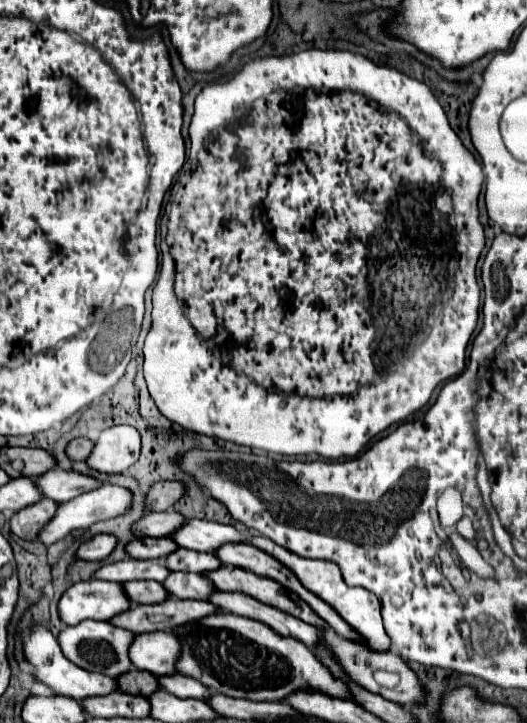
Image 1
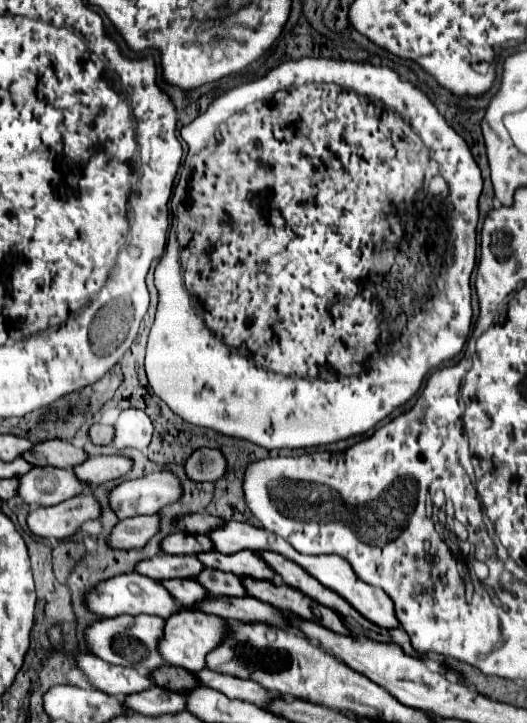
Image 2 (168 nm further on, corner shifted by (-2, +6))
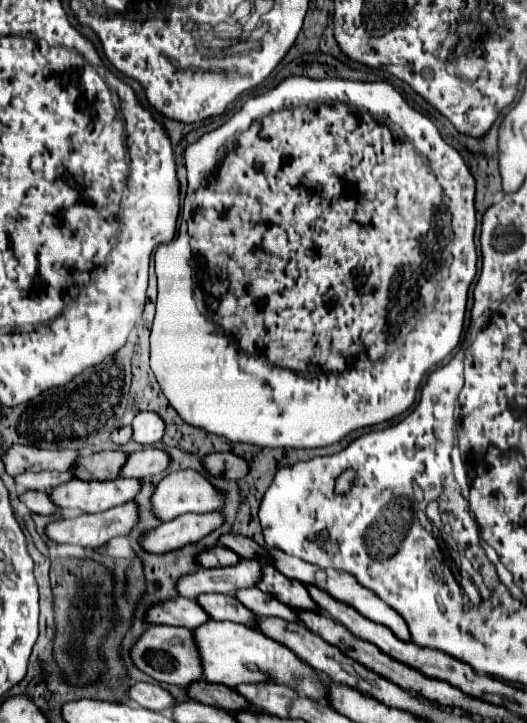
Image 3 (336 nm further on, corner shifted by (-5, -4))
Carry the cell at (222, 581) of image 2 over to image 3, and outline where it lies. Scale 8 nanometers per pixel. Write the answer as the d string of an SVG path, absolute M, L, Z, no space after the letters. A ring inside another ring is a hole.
M241 589L241 591L235 591L233 597L237 601L241 601L255 615L273 615L273 617L281 617L287 621L297 621L297 615L291 607L279 603L275 597L259 591L259 589Z

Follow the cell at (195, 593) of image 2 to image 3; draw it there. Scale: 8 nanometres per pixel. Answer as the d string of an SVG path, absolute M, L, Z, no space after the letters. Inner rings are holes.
M209 593L209 595L199 595L197 601L199 607L215 621L233 621L233 623L243 623L247 627L255 627L255 615L247 611L231 595Z

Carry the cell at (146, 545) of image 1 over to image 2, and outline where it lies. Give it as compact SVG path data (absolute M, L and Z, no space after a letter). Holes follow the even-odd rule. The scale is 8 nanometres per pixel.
M172 533L162 541L162 551L170 555L198 555L212 549L212 539L196 533Z

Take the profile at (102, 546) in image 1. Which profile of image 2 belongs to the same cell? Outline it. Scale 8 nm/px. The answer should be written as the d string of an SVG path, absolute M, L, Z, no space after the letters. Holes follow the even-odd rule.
M160 515L122 519L112 529L108 543L116 549L142 549L160 531Z

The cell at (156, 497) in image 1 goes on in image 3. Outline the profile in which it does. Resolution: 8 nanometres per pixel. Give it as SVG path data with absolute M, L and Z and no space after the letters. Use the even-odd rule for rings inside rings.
M211 453L201 459L203 467L211 477L223 477L227 481L237 481L247 475L247 463L233 453Z

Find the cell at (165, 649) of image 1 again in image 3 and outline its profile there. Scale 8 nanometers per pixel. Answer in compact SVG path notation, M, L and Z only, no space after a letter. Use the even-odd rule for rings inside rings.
M209 619L201 627L193 629L191 633L193 633L193 641L203 667L203 677L209 683L235 687L239 683L267 681L265 675L269 673L273 683L287 683L301 695L307 695L317 701L325 699L325 681L315 673L315 669L301 663L299 657L295 657L285 645L265 637L257 629L251 629L241 623Z

